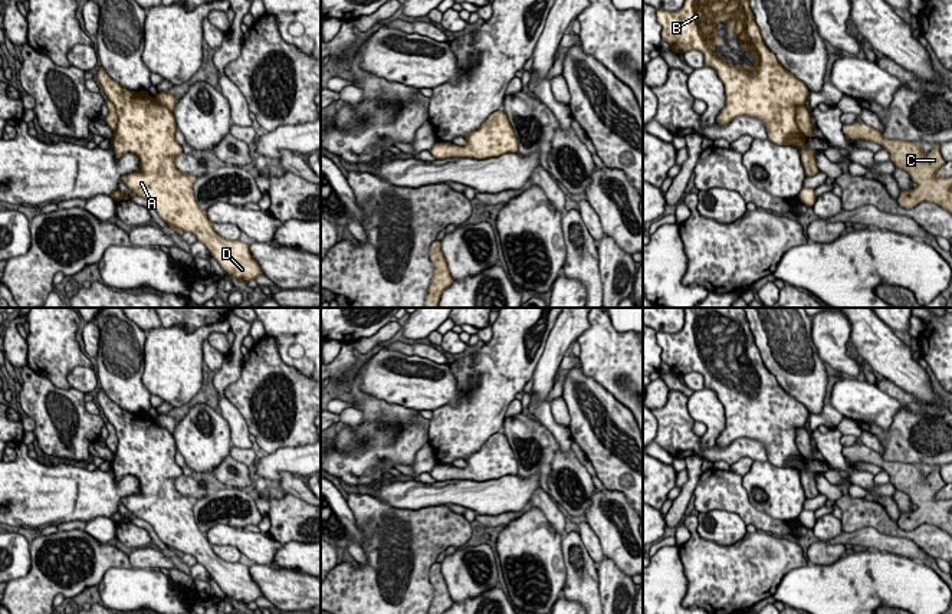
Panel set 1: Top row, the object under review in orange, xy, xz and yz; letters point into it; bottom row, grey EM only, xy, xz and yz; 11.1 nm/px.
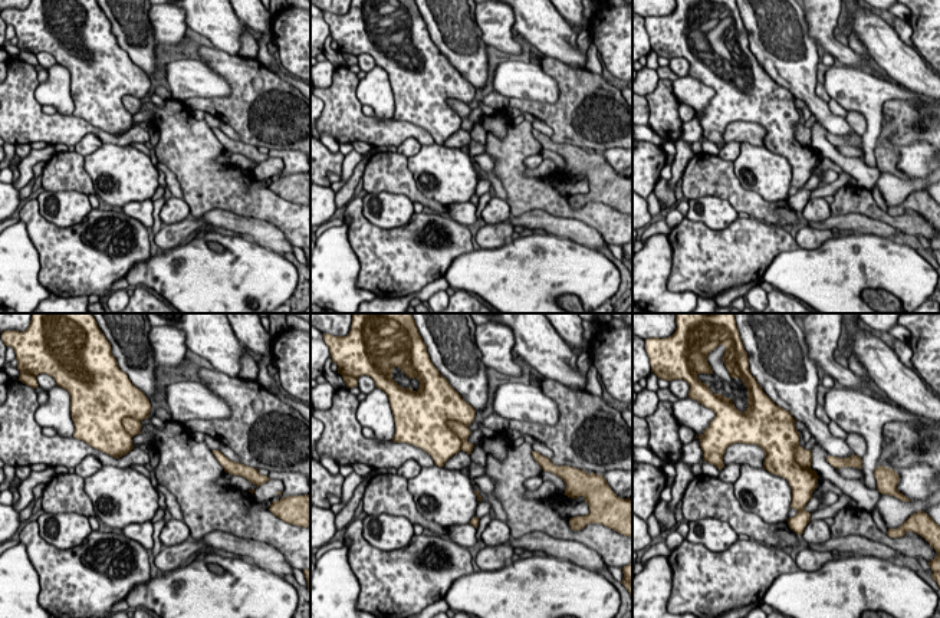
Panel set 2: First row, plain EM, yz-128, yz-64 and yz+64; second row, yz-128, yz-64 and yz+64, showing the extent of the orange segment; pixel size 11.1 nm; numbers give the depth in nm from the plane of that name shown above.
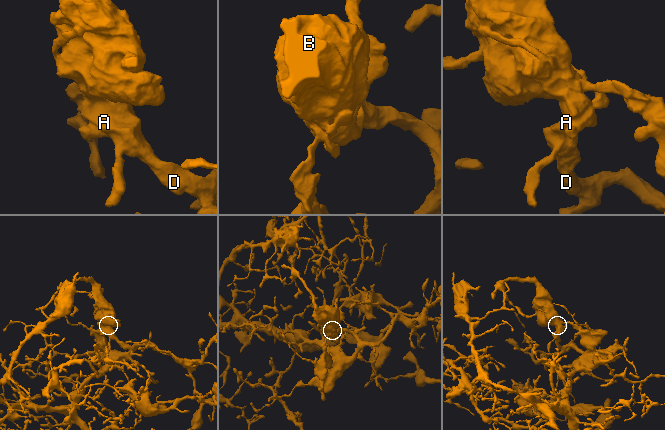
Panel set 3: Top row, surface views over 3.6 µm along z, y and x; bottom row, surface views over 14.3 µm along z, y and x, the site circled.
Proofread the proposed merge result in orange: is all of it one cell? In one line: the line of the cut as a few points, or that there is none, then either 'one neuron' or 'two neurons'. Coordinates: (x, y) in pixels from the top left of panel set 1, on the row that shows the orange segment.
cut none; one neuron

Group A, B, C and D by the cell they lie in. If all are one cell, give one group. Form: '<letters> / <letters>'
A B C D

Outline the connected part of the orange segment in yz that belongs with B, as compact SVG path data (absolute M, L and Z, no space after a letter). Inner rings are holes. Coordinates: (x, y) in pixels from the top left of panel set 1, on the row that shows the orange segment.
M685 0L676 12L656 10L662 26L662 40L676 53L699 50L705 65L716 70L725 85L725 106L716 116L719 125L728 125L736 116L762 119L768 139L778 145L800 150L805 177L820 170L815 150L805 145L813 134L811 116L805 101L808 88L791 75L766 47L749 0ZM725 22L738 40L741 52L752 52L754 66L728 65L712 47L722 45L716 24Z

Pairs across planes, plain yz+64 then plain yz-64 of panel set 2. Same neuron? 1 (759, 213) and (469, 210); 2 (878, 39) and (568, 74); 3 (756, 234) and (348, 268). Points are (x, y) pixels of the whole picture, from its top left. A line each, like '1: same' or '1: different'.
1: different
2: different
3: different

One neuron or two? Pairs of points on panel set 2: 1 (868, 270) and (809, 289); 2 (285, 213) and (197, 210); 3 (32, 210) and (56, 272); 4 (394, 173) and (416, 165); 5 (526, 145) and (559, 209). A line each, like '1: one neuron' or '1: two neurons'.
1: one neuron
2: one neuron
3: one neuron
4: two neurons
5: one neuron

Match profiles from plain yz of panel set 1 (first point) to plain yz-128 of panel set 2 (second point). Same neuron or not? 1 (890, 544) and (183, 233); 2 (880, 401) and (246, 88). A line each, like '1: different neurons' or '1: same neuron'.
1: different neurons
2: different neurons

